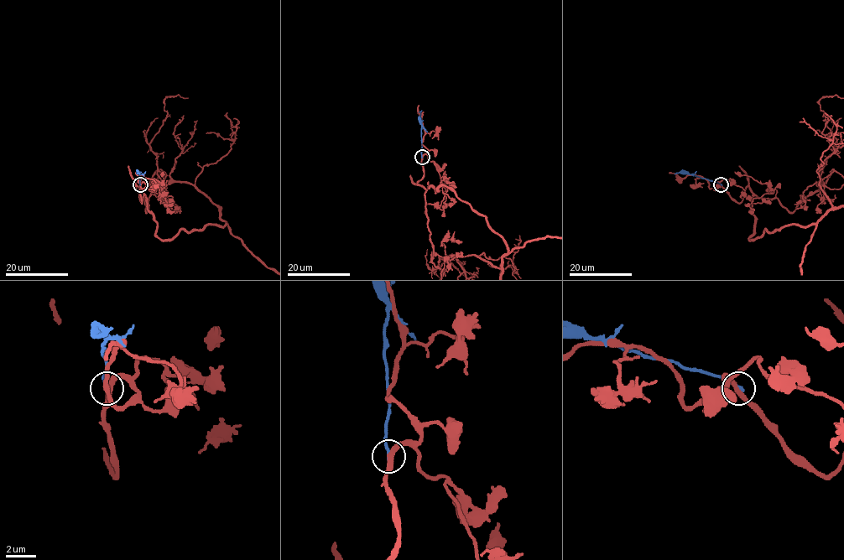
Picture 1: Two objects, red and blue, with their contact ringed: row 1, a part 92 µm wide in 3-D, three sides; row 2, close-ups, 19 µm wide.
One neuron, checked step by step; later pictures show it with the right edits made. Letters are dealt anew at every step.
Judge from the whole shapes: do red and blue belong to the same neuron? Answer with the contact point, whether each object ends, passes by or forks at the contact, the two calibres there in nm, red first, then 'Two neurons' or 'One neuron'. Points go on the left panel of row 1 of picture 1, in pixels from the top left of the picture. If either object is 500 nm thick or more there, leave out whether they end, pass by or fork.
Place: (140, 184). At the ring red passes by. At the ring blue ends. Thickness 320 nm (red) against 220 nm. Two neurons

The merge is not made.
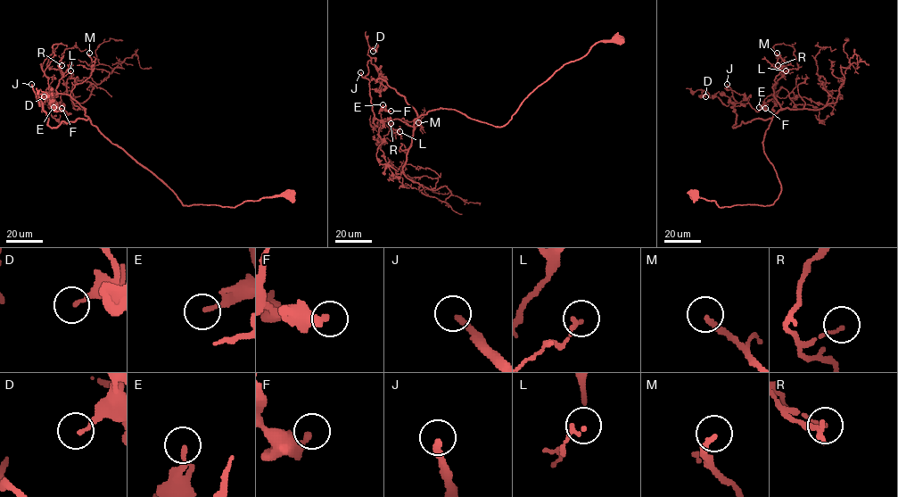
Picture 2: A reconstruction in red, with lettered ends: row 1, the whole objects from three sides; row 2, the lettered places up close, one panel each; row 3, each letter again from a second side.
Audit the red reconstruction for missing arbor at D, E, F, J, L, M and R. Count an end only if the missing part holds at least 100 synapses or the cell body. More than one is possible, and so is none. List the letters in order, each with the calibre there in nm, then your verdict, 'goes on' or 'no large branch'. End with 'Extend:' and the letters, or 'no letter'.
D: 150 nm | no large branch
E: 110 nm | no large branch
F: 360 nm | no large branch
J: 240 nm | goes on
L: 160 nm | no large branch
M: 240 nm | no large branch
R: 140 nm | no large branch
Extend: J

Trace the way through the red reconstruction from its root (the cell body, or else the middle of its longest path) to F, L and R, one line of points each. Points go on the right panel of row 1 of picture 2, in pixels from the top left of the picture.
F: (693, 195), (719, 207), (773, 203), (781, 185), (762, 139), (780, 108), (774, 94), (763, 100), (765, 108)
L: (693, 195), (719, 207), (770, 205), (778, 198), (781, 185), (762, 139), (780, 108), (773, 86), (786, 70)
R: (693, 195), (719, 207), (778, 198), (781, 185), (762, 146), (780, 108), (773, 95), (778, 65)

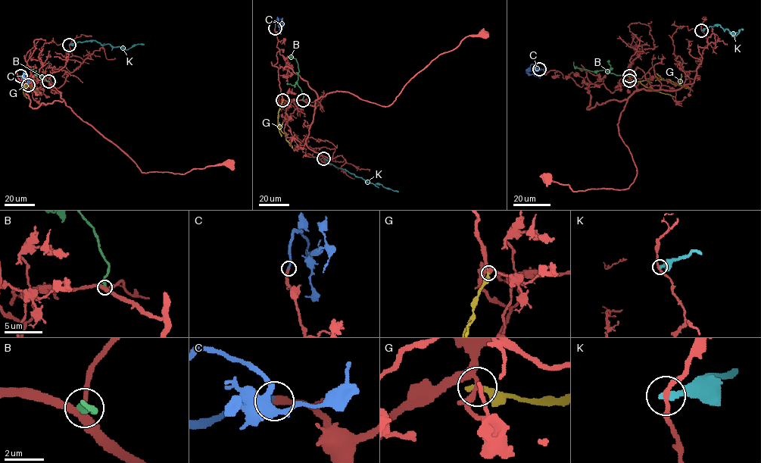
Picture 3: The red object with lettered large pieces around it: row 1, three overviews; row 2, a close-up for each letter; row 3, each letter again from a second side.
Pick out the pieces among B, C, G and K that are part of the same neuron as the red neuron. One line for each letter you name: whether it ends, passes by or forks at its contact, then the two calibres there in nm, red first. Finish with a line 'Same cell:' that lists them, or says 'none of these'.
C: it ends; calibres 320 and 300 nm
Same cell: C

